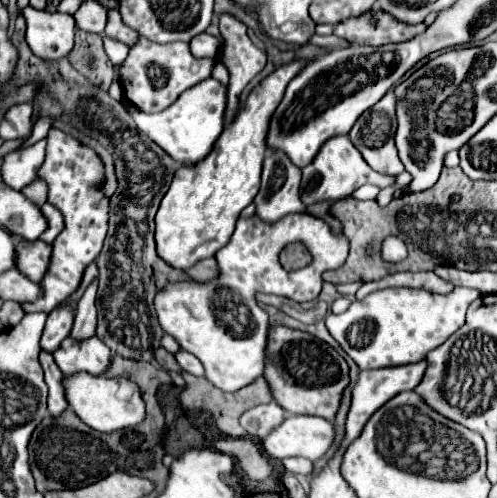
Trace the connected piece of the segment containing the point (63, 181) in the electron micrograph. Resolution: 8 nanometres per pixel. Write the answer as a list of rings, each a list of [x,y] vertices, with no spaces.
[[[50,129],[46,137],[46,159],[38,177],[48,183],[48,201],[64,215],[64,229],[54,239],[52,263],[48,275],[40,283],[44,287],[44,295],[34,303],[24,303],[22,307],[26,313],[50,313],[58,303],[72,295],[80,285],[86,265],[96,259],[98,245],[104,243],[108,231],[108,197],[94,189],[94,185],[102,181],[102,163],[90,147],[58,129]]]

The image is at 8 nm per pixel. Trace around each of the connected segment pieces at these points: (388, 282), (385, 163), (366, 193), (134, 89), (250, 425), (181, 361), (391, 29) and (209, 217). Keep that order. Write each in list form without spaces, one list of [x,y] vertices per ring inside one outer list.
[[[422,271],[422,273],[394,273],[394,275],[386,275],[380,281],[372,281],[372,283],[364,283],[358,293],[356,299],[364,299],[368,293],[378,291],[378,289],[386,289],[386,287],[414,287],[414,289],[428,289],[434,293],[448,293],[454,289],[452,283],[444,281],[442,277],[438,277],[432,271]]]
[[[390,89],[374,107],[370,107],[368,111],[364,111],[358,121],[354,123],[352,131],[348,133],[350,141],[354,143],[354,147],[360,151],[360,155],[364,157],[364,161],[378,173],[384,175],[400,175],[404,171],[396,147],[394,147],[394,131],[396,131],[396,115],[394,115],[394,107],[396,107],[396,97],[394,91]]]
[[[364,185],[364,187],[356,189],[352,193],[352,197],[360,199],[360,201],[374,201],[378,197],[378,193],[380,193],[380,187],[376,187],[376,185]]]
[[[140,35],[138,41],[130,47],[124,63],[118,65],[118,75],[124,95],[132,105],[136,105],[144,113],[158,113],[170,107],[180,97],[180,93],[212,77],[212,69],[216,63],[216,57],[194,57],[188,43],[176,41],[160,45]]]
[[[266,403],[246,411],[240,417],[240,423],[248,431],[248,435],[264,439],[266,435],[270,435],[270,431],[274,431],[274,427],[278,427],[278,423],[282,423],[286,415],[288,413],[282,407],[278,407],[278,403]]]
[[[178,351],[178,353],[176,353],[176,361],[178,361],[178,365],[180,365],[184,371],[188,371],[188,373],[192,373],[192,375],[196,375],[196,377],[202,377],[202,375],[204,375],[204,367],[202,367],[202,363],[200,363],[194,355],[190,355],[190,353],[186,353],[186,351]]]
[[[366,11],[360,17],[338,23],[334,35],[358,45],[386,45],[410,41],[422,31],[426,31],[426,23],[406,25],[398,23],[392,15],[386,15],[384,11]]]
[[[294,61],[268,75],[250,91],[236,119],[224,127],[222,135],[214,143],[212,153],[198,165],[180,167],[174,173],[170,189],[164,195],[154,219],[156,251],[166,263],[170,263],[170,267],[188,271],[194,263],[214,257],[218,249],[230,241],[240,211],[252,203],[260,187],[262,159],[266,155],[264,139],[270,115],[282,101],[286,85],[302,67],[304,61]]]

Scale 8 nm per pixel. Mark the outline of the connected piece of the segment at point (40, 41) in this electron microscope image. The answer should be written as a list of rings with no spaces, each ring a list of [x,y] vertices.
[[[34,7],[22,11],[26,19],[26,43],[32,53],[46,61],[58,61],[74,49],[74,17],[66,13],[46,13]]]

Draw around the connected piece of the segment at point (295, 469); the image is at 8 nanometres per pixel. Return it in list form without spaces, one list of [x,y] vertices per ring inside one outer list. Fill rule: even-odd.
[[[290,457],[290,459],[284,459],[282,463],[292,473],[300,473],[300,475],[312,475],[314,473],[312,463],[308,459],[302,459],[302,457]]]

